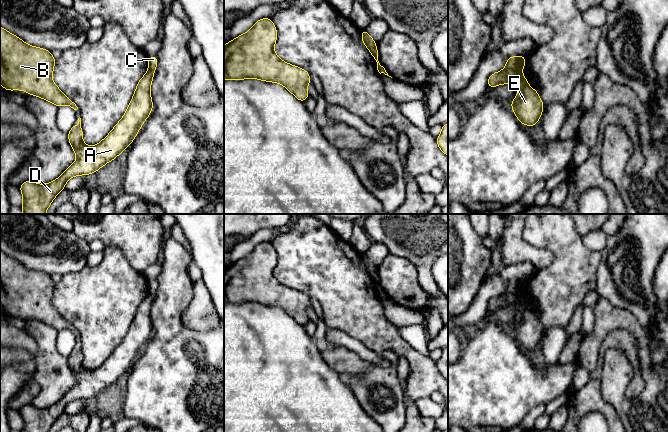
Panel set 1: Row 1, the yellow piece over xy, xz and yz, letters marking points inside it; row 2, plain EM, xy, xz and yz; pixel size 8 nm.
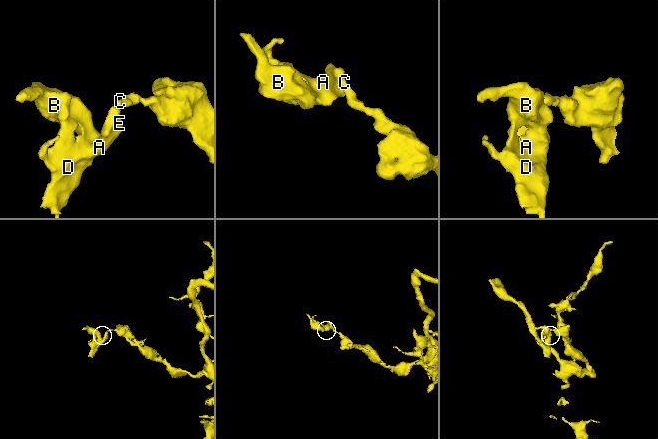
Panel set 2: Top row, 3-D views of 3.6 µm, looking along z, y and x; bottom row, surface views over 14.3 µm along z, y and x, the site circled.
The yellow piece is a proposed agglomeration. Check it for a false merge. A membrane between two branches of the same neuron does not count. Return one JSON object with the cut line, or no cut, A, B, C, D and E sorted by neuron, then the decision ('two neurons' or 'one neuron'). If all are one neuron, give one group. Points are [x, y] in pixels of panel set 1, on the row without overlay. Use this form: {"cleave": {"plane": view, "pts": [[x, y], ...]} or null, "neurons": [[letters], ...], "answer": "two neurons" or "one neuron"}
{"cleave": {"plane": "yz", "pts": [[506, 291], [519, 296]]}, "neurons": [["A", "B", "D", "E"], ["C"]], "answer": "two neurons"}

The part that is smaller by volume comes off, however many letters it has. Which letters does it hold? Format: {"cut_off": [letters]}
{"cut_off": ["A", "B", "D", "E"]}

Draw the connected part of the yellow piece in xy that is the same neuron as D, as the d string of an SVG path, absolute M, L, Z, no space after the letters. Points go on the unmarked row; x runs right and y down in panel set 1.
M148 294L139 304L124 340L99 368L88 370L83 367L81 342L78 342L78 348L67 357L77 384L66 392L59 402L48 408L36 408L33 404L23 406L19 411L23 419L21 432L49 432L57 418L65 413L65 408L71 401L96 396L130 370L152 336L150 312L154 297Z

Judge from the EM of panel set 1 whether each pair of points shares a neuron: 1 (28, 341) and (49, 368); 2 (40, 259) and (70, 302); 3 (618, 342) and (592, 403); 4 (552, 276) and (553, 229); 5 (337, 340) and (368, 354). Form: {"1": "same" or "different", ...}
{"1": "different", "2": "different", "3": "same", "4": "same", "5": "same"}

